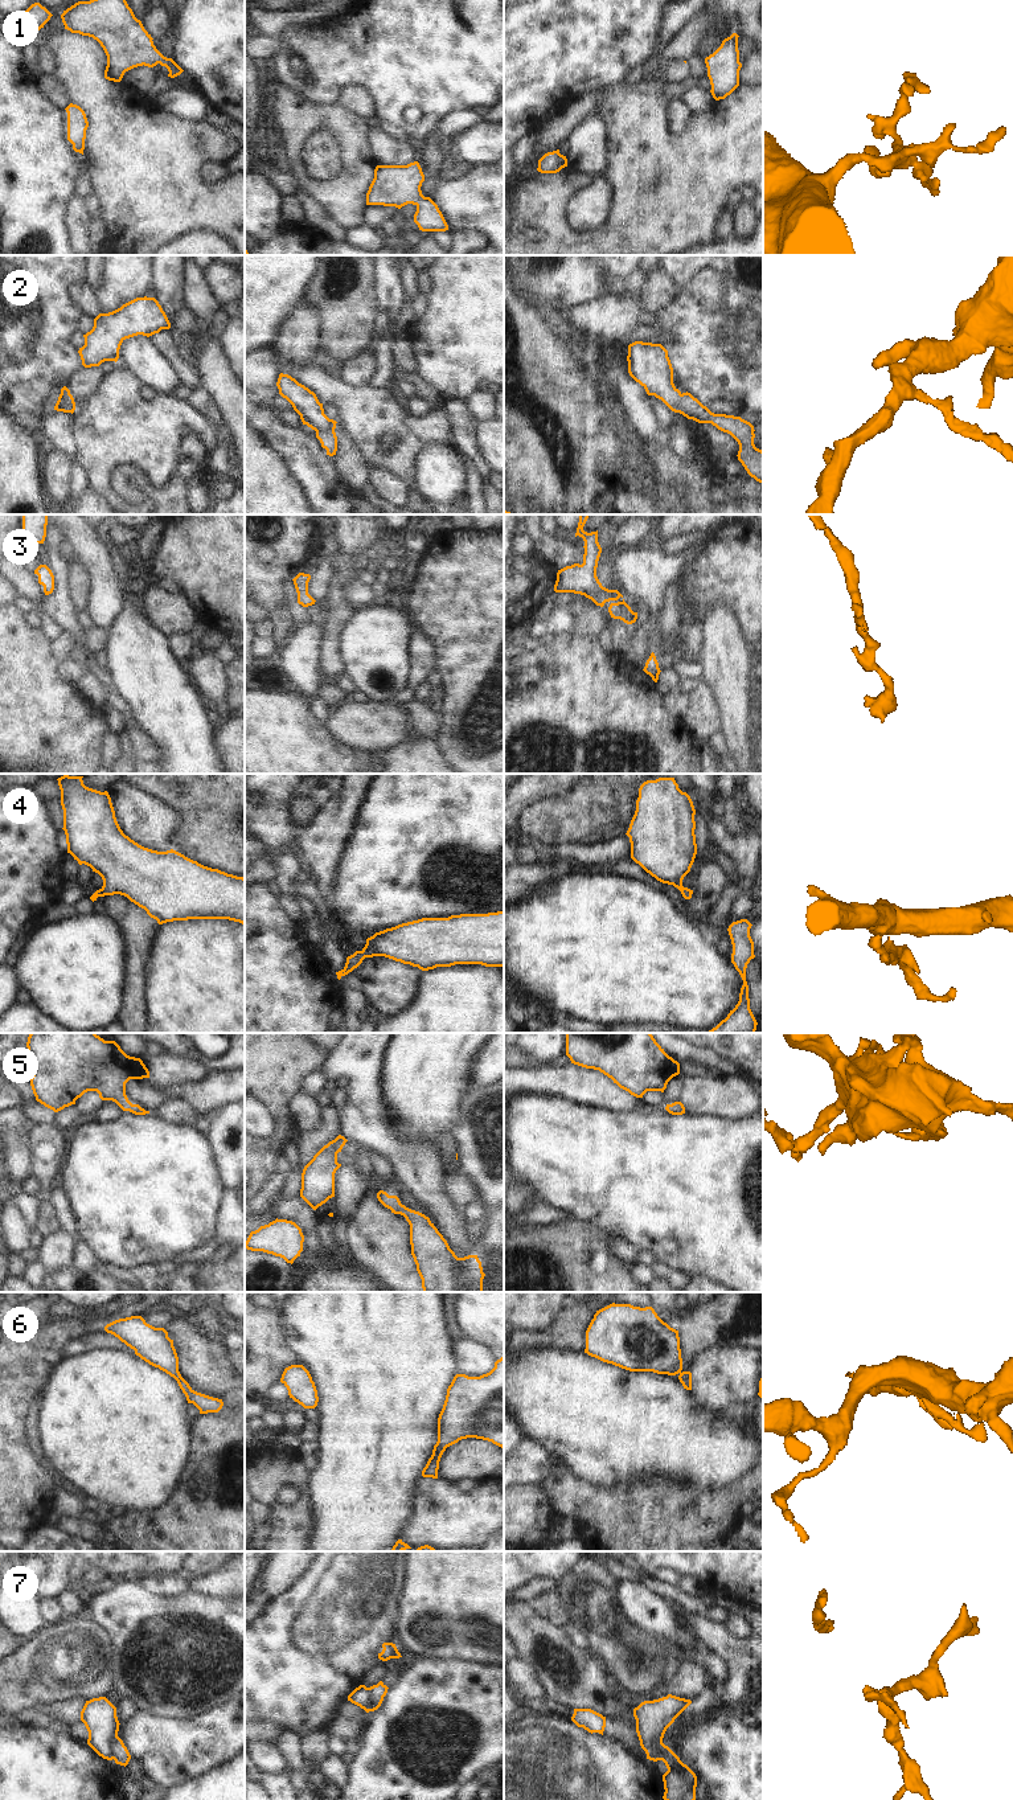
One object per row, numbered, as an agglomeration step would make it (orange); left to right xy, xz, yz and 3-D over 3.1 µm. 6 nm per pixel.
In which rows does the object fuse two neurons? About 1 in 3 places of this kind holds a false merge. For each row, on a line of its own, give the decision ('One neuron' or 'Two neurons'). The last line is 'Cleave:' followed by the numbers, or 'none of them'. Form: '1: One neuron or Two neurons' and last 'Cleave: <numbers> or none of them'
1: One neuron
2: Two neurons
3: One neuron
4: One neuron
5: One neuron
6: One neuron
7: Two neurons
Cleave: 2, 7

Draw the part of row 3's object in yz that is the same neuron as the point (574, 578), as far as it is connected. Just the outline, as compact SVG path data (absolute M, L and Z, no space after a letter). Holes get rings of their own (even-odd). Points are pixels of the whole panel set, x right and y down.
M579 514L575 533L575 537L579 536L585 541L583 563L574 563L558 570L554 591L581 594L591 599L596 606L603 607L606 602L618 600L623 595L618 590L603 587L596 577L602 548L598 542L598 530L591 533L583 530L588 516Z

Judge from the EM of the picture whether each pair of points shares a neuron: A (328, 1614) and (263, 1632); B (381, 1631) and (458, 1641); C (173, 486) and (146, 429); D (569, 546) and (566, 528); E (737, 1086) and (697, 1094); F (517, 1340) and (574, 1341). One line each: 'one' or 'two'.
A: one
B: two
C: two
D: two
E: one
F: one

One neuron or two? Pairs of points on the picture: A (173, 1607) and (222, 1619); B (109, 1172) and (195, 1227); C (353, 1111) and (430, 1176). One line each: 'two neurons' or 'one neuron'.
A: one neuron
B: one neuron
C: one neuron

